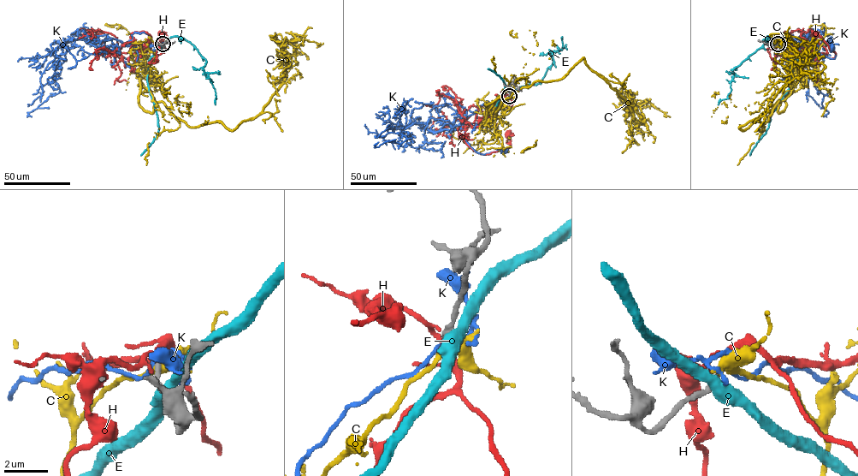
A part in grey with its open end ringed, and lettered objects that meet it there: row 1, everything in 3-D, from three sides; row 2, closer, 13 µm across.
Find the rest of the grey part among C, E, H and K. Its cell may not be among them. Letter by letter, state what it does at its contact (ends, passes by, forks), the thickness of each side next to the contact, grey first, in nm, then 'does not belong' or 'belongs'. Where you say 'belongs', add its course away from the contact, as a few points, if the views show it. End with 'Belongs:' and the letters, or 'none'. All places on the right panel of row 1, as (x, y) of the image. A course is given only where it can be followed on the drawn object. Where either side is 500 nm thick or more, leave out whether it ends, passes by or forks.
C: it forks there; 240 nm thick on the grey side, 320 nm on the other; does not belong
E: 220 nm thick on the grey side, 500 nm on the other; does not belong
H: it passes by; 200 nm thick on the grey side, 240 nm on the other; belongs; it runs (777, 44), (789, 44), (789, 38), (784, 31), (801, 47), (834, 57), (835, 53), (815, 33)
K: it passes by; 190 nm thick on the grey side, 190 nm on the other; does not belong
Belongs: H

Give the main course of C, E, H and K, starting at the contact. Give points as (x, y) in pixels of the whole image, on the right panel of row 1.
C: (777, 44), (795, 86), (762, 127), (754, 121), (741, 129), (799, 74), (804, 65), (781, 39), (798, 43)
E: (776, 44), (785, 50), (789, 61), (791, 83), (772, 114), (766, 133), (750, 155)
H: (777, 44), (789, 44), (789, 38), (784, 31), (801, 47), (834, 57), (835, 53), (815, 33)
K: (777, 44), (789, 45), (794, 41), (799, 47), (791, 46), (795, 53), (814, 52), (834, 58), (831, 46)

